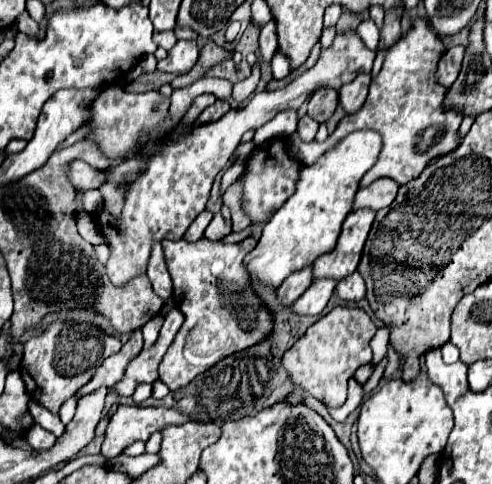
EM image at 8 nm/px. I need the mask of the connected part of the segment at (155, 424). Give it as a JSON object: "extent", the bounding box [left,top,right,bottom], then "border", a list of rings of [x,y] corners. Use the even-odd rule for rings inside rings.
{"extent":[103,406,187,456],"border":[[[119,406],[113,414],[105,442],[103,442],[103,456],[117,456],[129,444],[137,440],[147,440],[153,432],[161,430],[167,424],[183,424],[187,422],[185,414],[179,414],[173,408],[143,408],[143,406]]]}

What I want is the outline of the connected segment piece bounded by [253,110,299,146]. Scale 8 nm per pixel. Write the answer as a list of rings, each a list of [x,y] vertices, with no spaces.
[[[285,110],[279,112],[271,122],[267,122],[263,128],[255,130],[255,144],[259,146],[263,140],[271,140],[277,138],[279,134],[283,136],[291,136],[297,130],[297,110]]]

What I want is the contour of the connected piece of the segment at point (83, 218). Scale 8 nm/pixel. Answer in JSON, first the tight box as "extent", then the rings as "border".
{"extent":[75,212,105,244],"border":[[[79,212],[79,214],[75,216],[75,220],[77,220],[77,230],[79,230],[79,234],[81,234],[87,242],[91,242],[91,244],[101,244],[101,242],[105,242],[103,236],[101,236],[101,232],[99,232],[99,228],[97,228],[97,222],[95,222],[95,218],[93,218],[91,214]]]}

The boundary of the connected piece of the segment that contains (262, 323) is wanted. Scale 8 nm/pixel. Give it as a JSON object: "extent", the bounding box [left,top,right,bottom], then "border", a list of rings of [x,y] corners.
{"extent":[159,236,273,390],"border":[[[253,236],[239,244],[211,242],[207,238],[197,242],[163,240],[161,244],[173,278],[173,302],[185,314],[185,322],[161,360],[159,378],[169,390],[177,390],[225,356],[261,342],[271,332],[273,320],[269,320],[269,310],[255,296],[243,270],[247,250],[255,246]]]}

